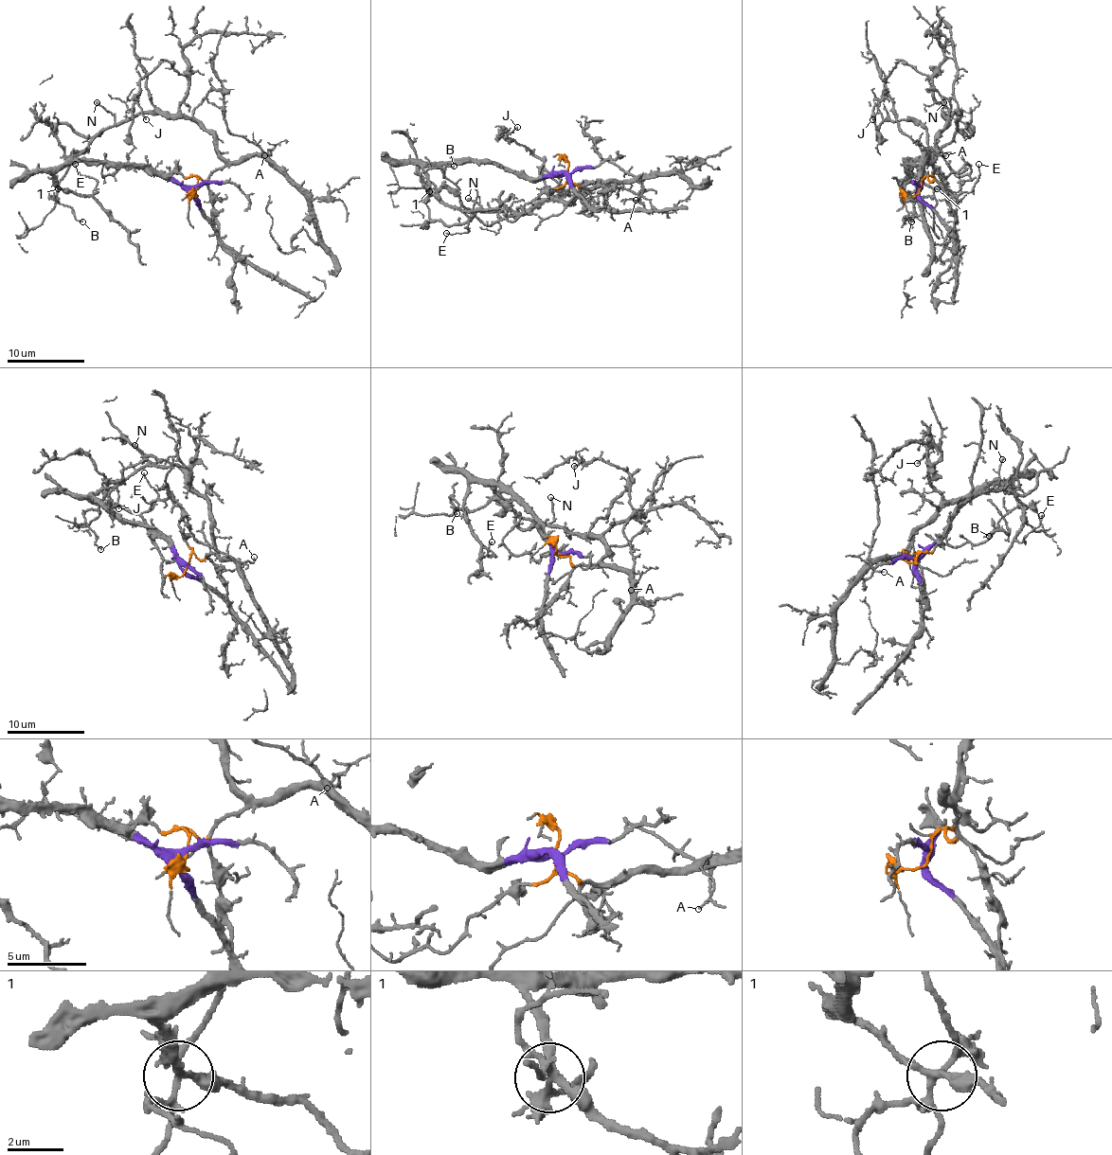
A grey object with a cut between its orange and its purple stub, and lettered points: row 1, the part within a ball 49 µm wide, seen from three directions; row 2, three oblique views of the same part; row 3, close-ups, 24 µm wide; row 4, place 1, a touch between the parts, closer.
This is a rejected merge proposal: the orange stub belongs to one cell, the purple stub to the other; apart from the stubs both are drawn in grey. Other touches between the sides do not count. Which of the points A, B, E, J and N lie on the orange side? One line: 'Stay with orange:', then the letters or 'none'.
Stay with orange: A, B, J, N

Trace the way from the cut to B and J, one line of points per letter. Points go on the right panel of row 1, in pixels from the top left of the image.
B: (920, 188), (934, 177), (934, 143), (947, 117), (960, 115), (931, 158), (940, 183), (912, 204), (910, 222)
J: (920, 188), (934, 177), (934, 138), (947, 121), (934, 82), (903, 60), (886, 80), (871, 119)

